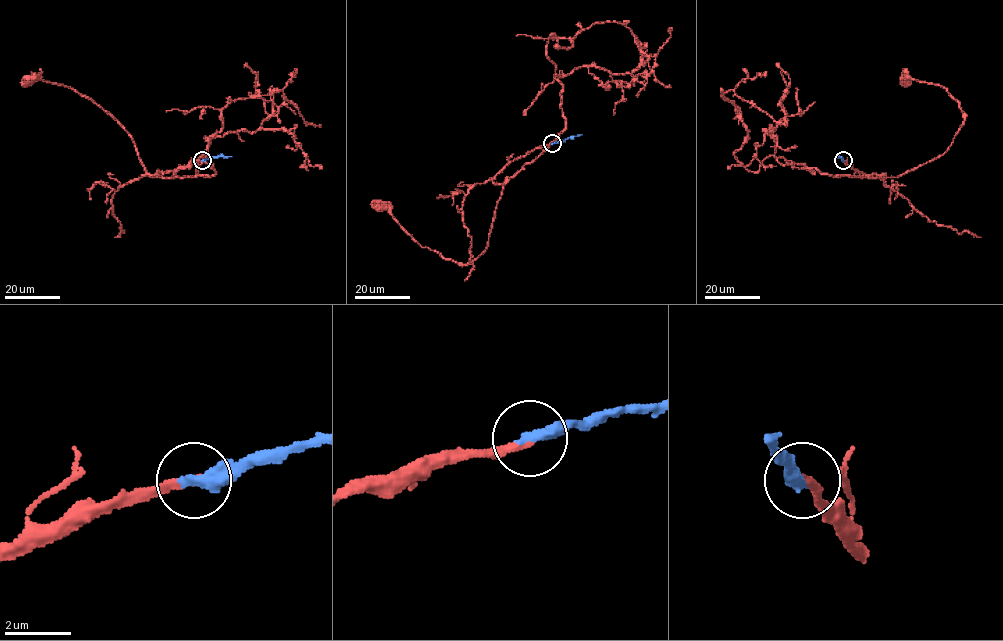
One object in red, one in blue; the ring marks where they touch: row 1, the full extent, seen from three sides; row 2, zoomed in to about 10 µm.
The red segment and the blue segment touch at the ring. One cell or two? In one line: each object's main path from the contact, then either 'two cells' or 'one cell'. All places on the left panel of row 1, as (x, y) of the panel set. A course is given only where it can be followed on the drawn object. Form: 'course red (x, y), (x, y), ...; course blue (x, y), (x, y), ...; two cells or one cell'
course red (202, 160), (143, 175), (153, 177), (145, 171), (130, 135), (117, 121), (64, 85), (29, 80); course blue (202, 160), (231, 156); one cell

